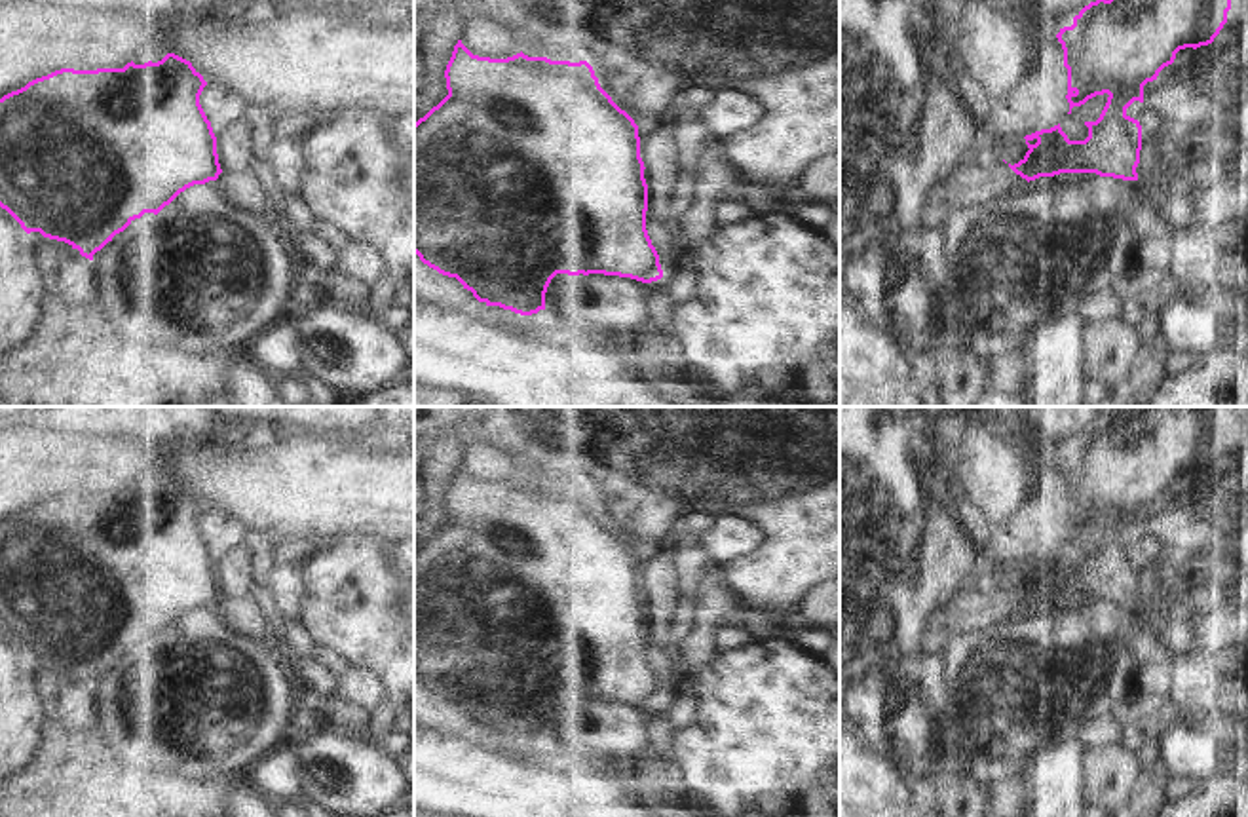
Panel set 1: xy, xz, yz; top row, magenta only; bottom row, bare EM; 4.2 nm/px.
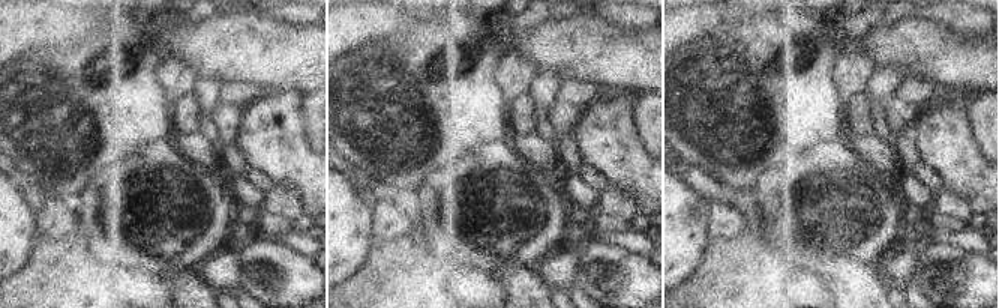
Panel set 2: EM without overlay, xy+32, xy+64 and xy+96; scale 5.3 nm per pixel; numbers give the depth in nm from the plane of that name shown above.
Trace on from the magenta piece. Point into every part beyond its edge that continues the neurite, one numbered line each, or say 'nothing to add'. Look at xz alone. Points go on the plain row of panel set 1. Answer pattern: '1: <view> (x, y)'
nothing to add

